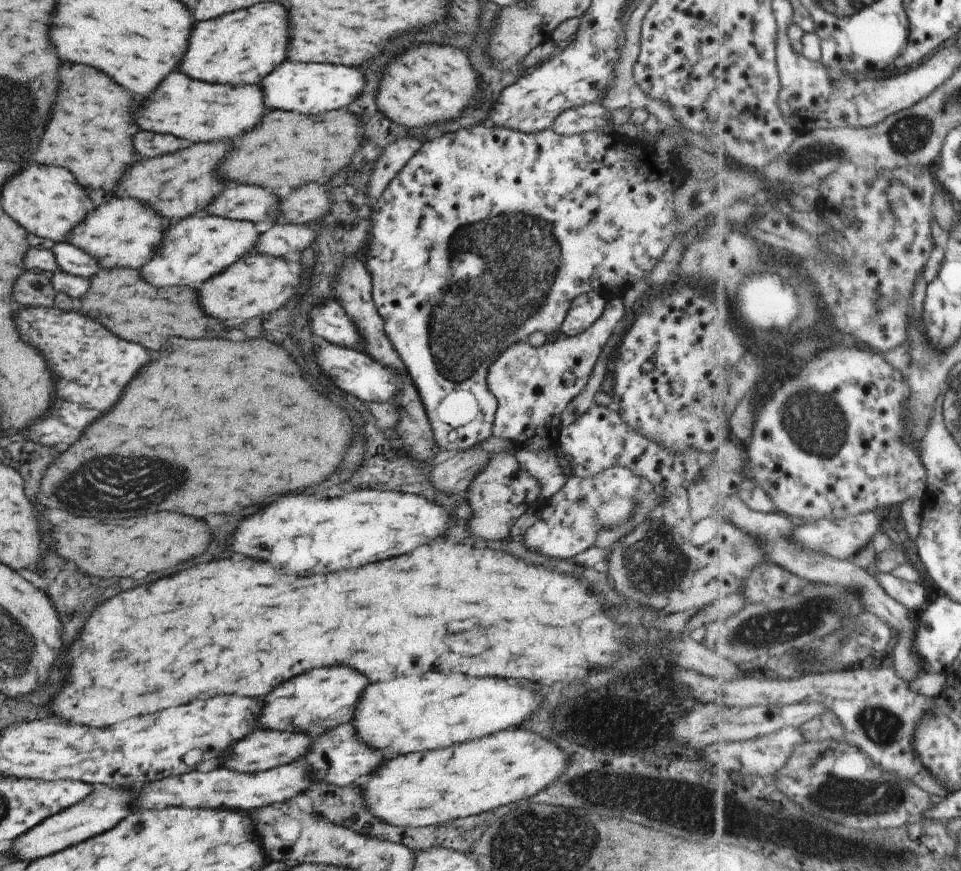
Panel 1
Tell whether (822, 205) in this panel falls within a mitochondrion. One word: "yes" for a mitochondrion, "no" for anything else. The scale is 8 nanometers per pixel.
no

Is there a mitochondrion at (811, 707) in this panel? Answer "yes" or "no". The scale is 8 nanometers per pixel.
no

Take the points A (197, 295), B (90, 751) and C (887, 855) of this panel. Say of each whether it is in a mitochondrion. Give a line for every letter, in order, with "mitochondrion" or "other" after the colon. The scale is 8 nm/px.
A: other
B: other
C: other

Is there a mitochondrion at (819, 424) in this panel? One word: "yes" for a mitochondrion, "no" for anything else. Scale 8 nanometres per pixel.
yes

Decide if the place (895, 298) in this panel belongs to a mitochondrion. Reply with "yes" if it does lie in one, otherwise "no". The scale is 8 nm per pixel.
yes

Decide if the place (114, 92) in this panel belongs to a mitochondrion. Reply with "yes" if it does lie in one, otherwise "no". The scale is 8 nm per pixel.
no

